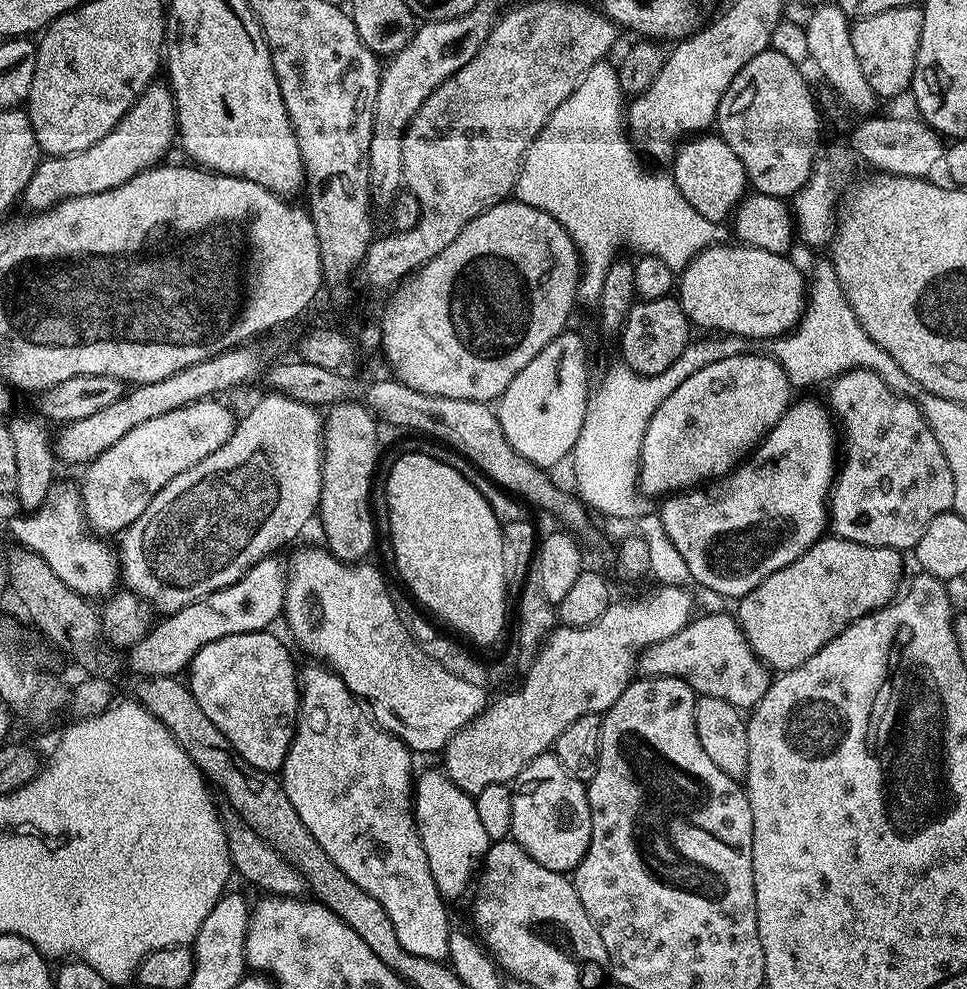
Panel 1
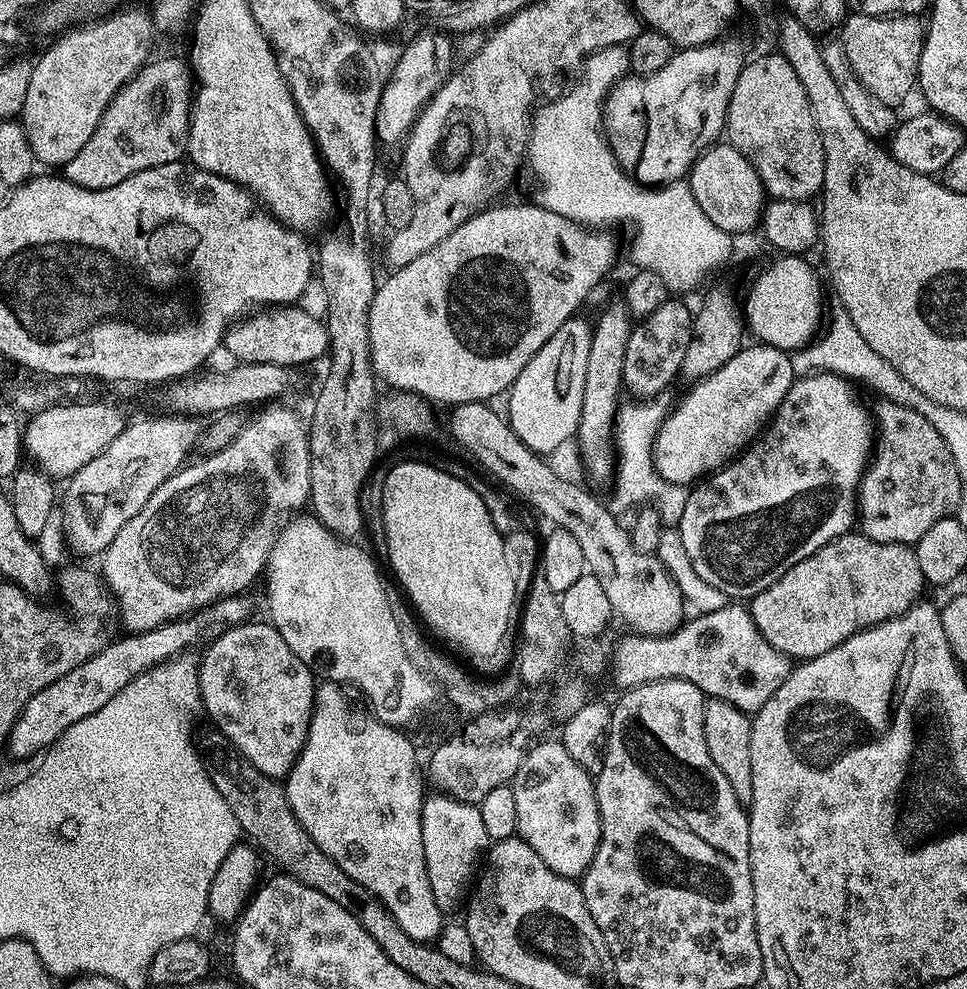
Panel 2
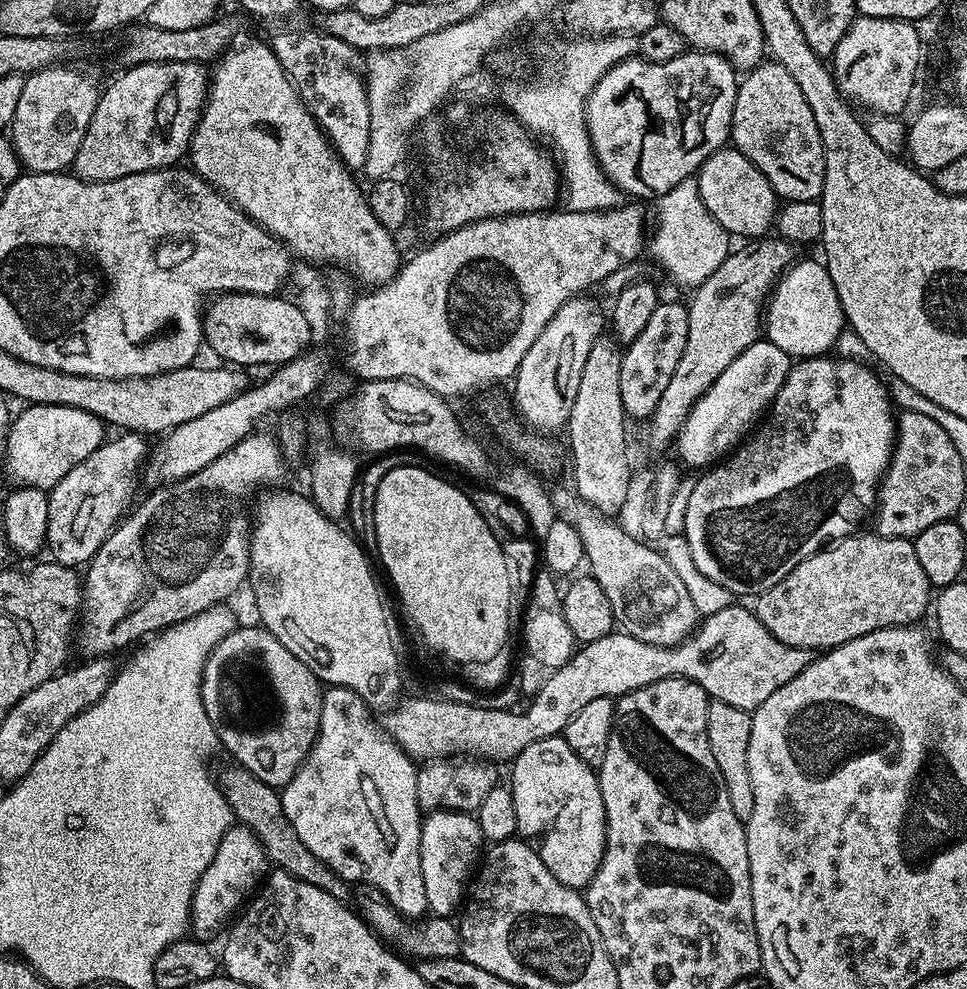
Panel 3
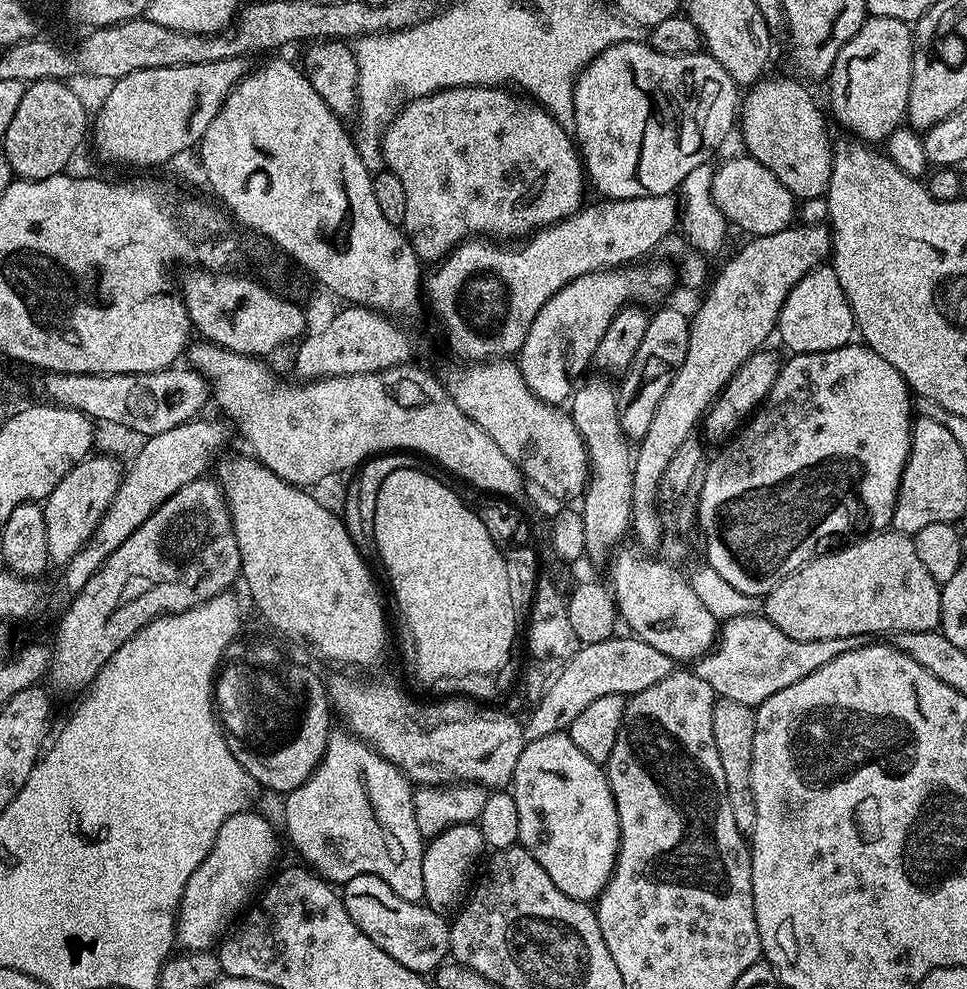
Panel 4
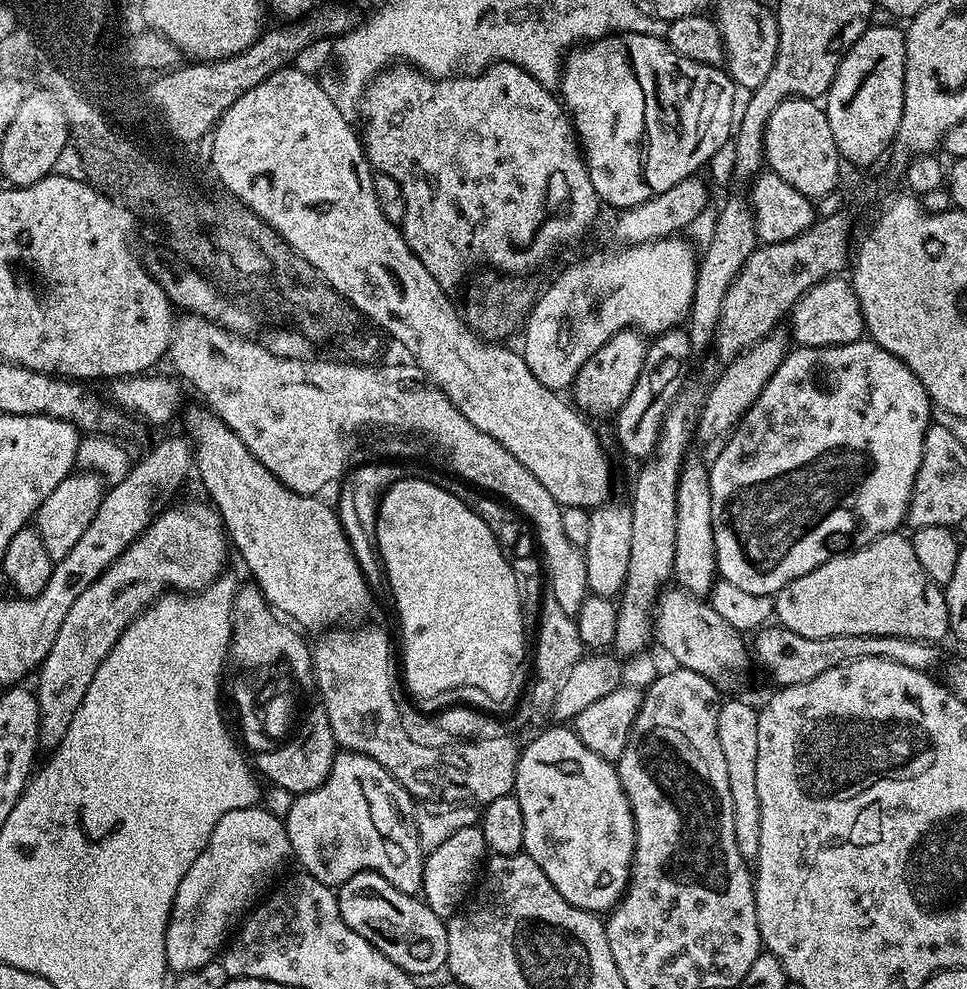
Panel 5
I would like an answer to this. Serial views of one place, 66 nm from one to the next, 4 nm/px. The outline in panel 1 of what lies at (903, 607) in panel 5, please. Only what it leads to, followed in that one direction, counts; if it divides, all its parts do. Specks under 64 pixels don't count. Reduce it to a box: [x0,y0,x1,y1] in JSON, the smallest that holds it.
[734,534,905,673]

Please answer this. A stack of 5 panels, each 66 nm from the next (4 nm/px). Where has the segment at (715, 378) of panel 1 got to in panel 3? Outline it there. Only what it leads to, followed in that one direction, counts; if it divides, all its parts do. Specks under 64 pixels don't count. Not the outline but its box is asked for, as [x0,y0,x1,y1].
[674,338,793,469]

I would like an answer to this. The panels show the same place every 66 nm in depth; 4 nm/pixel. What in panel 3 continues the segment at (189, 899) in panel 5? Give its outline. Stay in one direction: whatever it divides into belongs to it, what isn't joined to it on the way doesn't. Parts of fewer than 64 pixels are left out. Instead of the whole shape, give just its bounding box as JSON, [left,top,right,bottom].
[191,826,269,942]

